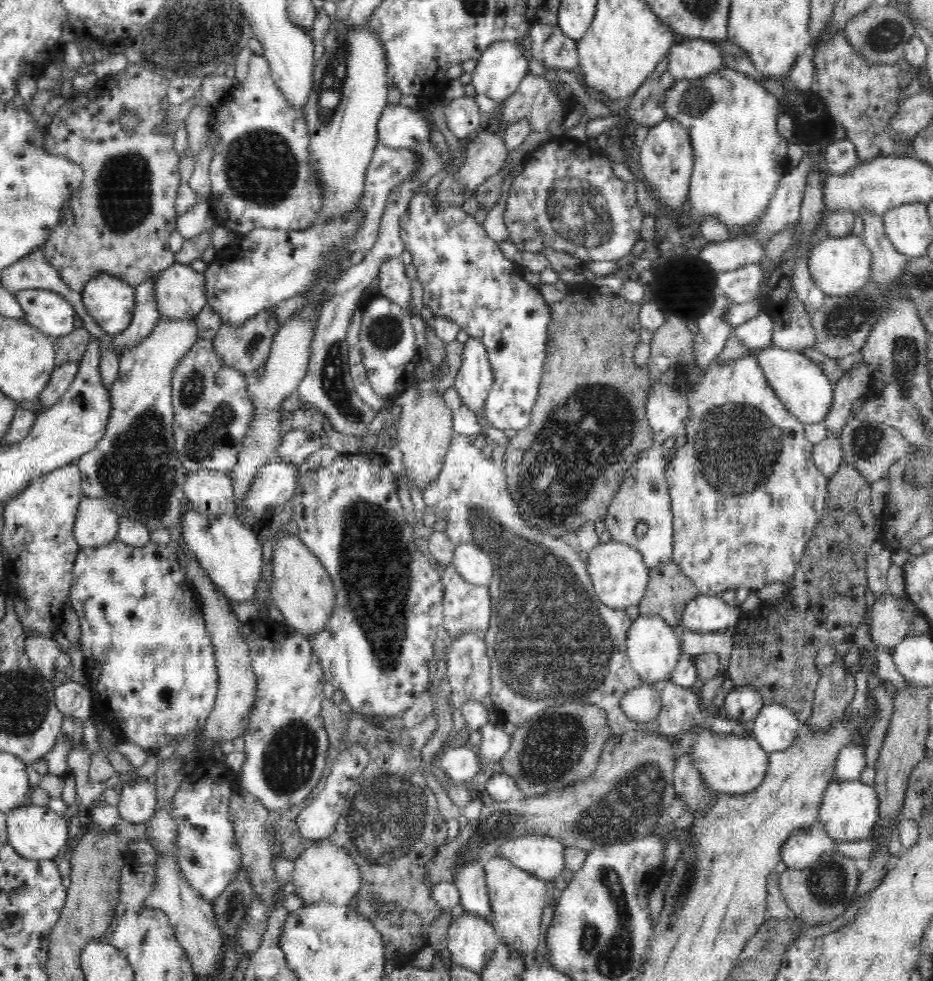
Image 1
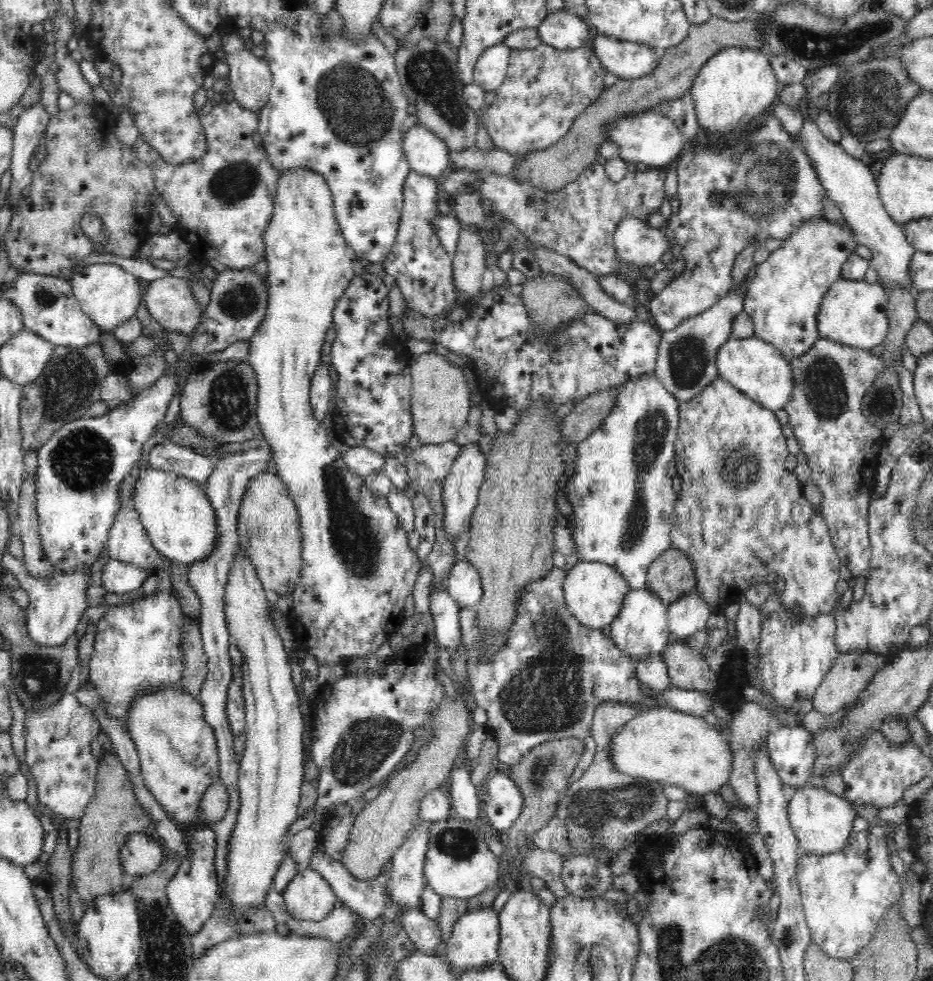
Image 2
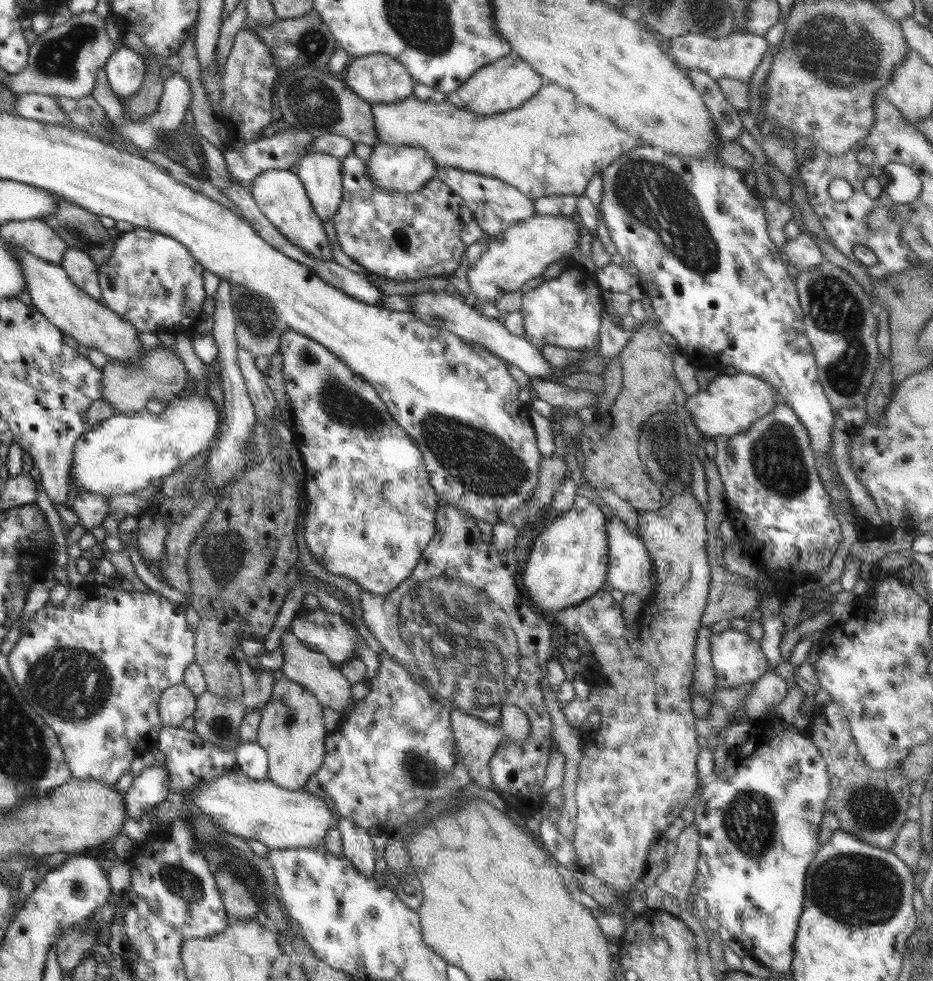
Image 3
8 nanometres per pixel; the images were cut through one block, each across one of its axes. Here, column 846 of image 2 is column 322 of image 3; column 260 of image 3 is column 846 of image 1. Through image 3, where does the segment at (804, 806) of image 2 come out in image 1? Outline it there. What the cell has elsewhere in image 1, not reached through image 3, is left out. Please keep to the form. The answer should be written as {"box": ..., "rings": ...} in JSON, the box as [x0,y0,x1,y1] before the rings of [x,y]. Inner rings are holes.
{"box":[818,780,880,842],"rings":[[[857,780],[834,781],[829,785],[819,809],[818,820],[827,836],[838,842],[857,842],[873,834],[878,822],[880,801],[872,786]]]}

